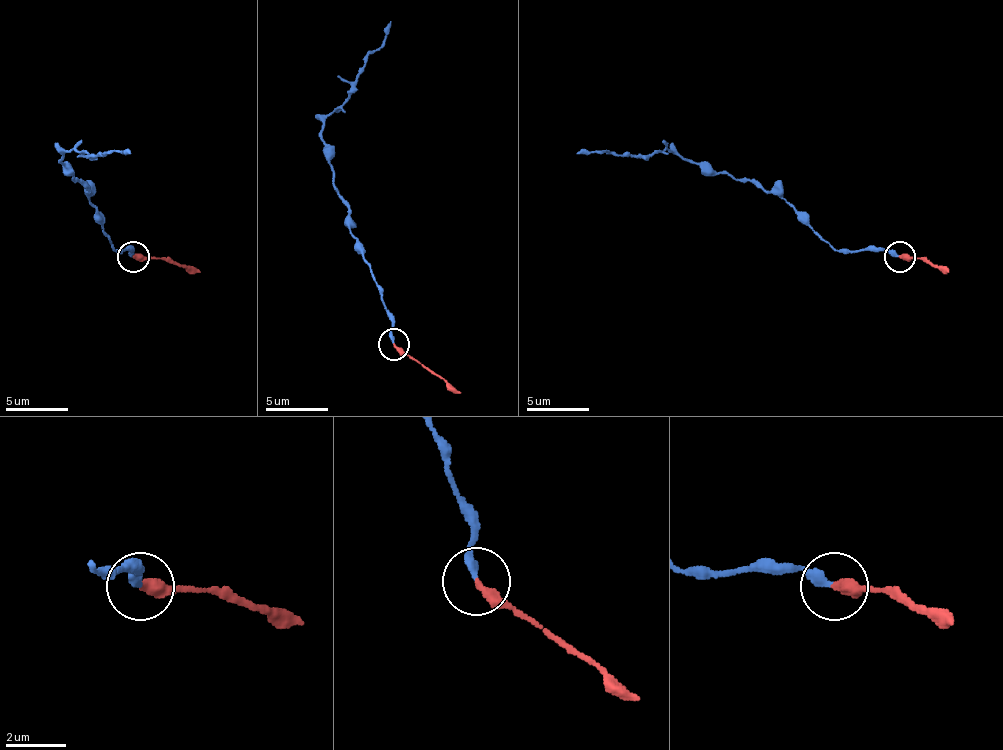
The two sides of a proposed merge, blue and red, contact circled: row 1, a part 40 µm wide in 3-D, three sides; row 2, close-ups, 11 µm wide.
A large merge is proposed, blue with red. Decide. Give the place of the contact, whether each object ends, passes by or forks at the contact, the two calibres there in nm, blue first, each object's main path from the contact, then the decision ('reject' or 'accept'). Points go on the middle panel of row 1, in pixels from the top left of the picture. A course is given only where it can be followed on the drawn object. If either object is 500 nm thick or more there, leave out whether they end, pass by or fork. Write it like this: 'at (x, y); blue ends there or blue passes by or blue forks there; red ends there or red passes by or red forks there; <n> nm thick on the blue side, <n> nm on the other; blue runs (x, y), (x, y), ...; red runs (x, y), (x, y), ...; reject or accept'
at (393, 344); blue ends there; red ends there; 300 nm thick on the blue side, 360 nm on the other; blue runs (394, 345), (391, 314), (322, 142), (322, 126), (363, 60), (382, 45), (391, 20); red runs (394, 345), (460, 392); reject

